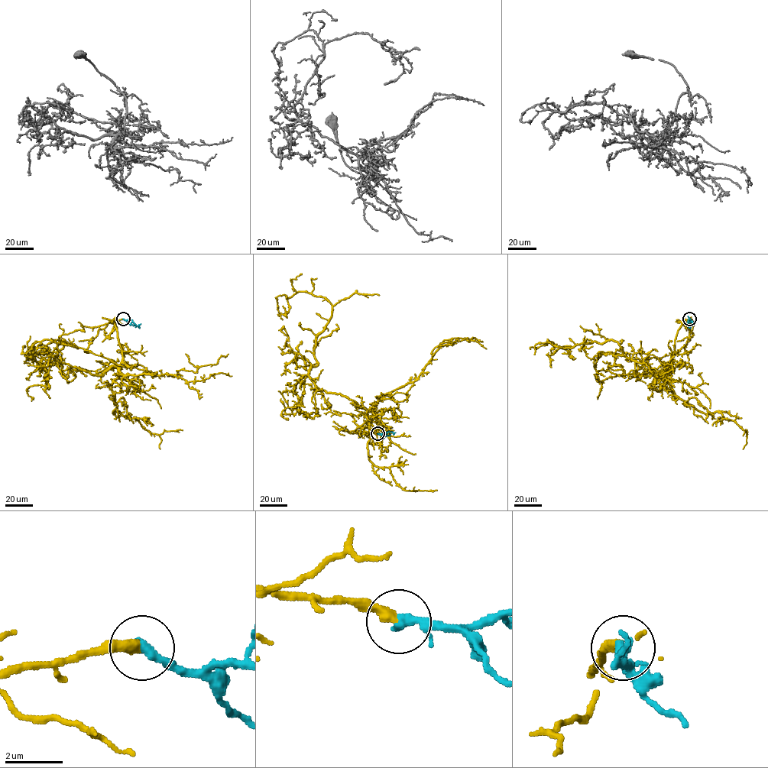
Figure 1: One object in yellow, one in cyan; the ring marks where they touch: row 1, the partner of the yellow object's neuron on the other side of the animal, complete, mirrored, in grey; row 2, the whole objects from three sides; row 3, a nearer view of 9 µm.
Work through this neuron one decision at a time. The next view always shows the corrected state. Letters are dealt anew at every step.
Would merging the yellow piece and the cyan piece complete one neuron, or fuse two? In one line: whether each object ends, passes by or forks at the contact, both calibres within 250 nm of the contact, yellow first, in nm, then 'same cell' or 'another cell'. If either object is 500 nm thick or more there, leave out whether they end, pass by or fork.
yellow ends | cyan ends | 400/360 nm | same cell

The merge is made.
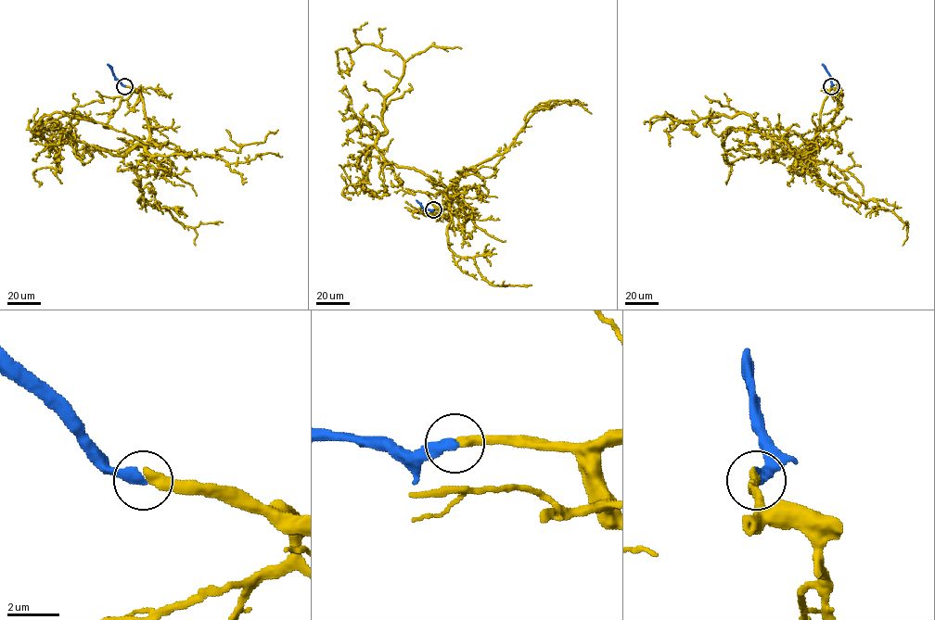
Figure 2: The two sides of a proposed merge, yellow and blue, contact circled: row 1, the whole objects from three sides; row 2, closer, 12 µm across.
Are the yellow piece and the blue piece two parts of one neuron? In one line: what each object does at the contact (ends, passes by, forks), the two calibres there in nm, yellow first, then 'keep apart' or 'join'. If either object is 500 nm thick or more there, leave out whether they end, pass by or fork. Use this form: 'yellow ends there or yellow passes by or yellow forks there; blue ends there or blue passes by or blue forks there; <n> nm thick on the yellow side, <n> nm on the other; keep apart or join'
yellow ends there; blue ends there; 400 nm thick on the yellow side, 400 nm on the other; join

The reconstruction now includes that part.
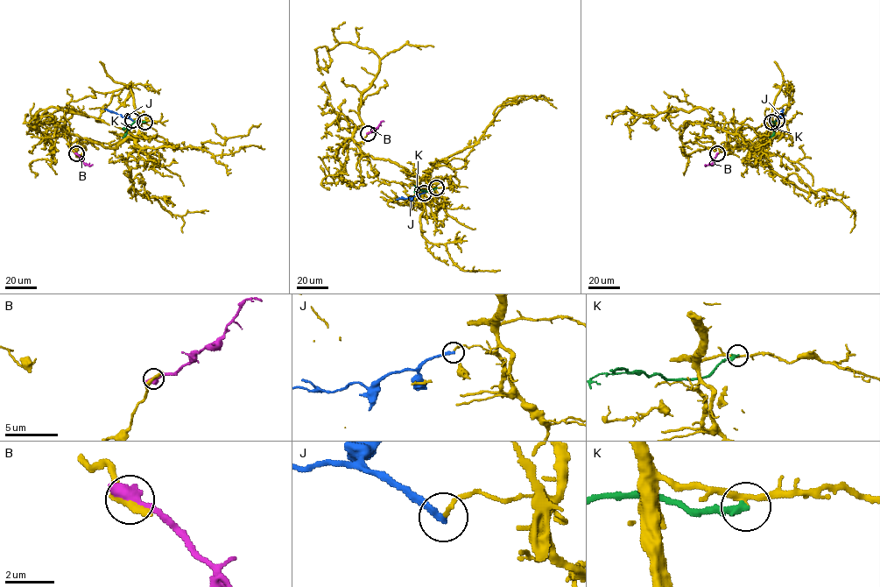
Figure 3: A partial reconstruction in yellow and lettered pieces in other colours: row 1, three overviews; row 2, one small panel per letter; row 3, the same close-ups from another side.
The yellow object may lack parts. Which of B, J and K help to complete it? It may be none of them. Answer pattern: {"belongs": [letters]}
{"belongs": []}

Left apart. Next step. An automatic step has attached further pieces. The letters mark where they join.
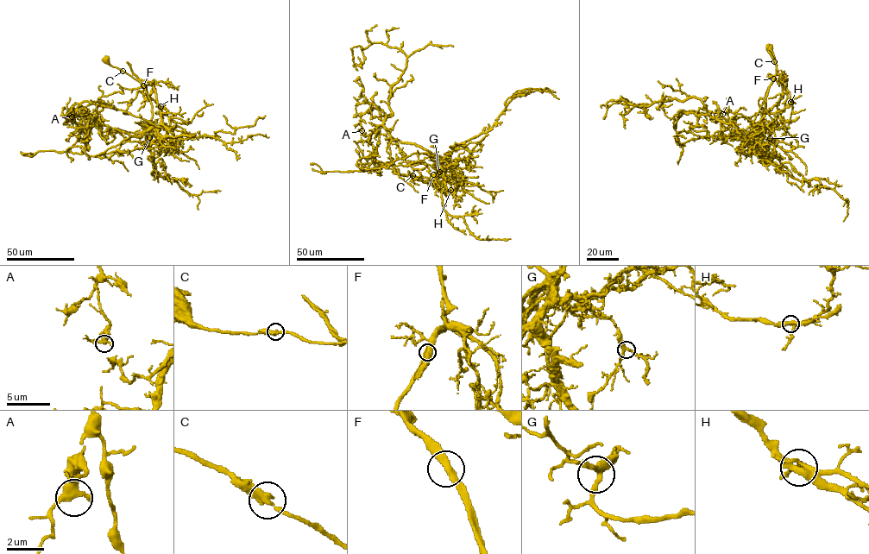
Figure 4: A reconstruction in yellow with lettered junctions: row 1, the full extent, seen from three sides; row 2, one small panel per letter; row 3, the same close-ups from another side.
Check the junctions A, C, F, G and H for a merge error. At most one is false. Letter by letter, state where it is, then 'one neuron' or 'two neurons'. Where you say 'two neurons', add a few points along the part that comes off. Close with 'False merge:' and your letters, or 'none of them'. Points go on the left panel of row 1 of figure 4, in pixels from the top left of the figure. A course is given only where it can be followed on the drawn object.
A: place (72, 116); one neuron
C: place (122, 71); one neuron
F: place (143, 85); one neuron
G: place (149, 137); one neuron
H: place (160, 106); two neurons; course (160, 106), (141, 82), (152, 105), (154, 126), (147, 131), (93, 155), (21, 151)
False merge: H

